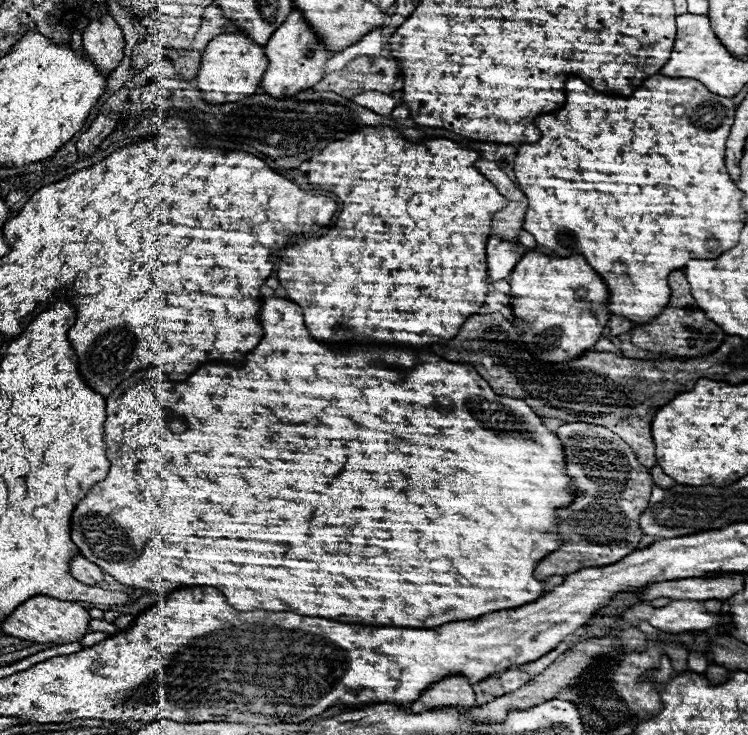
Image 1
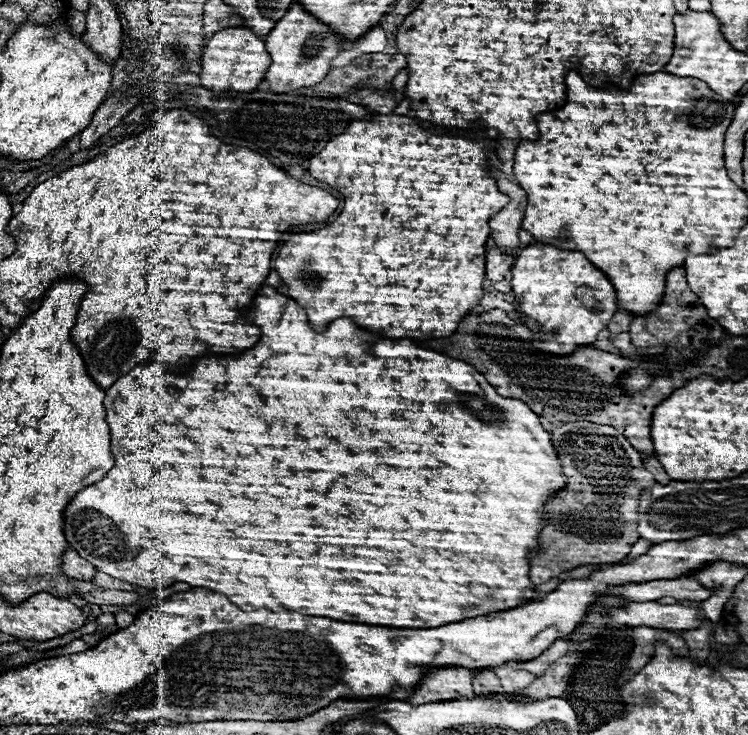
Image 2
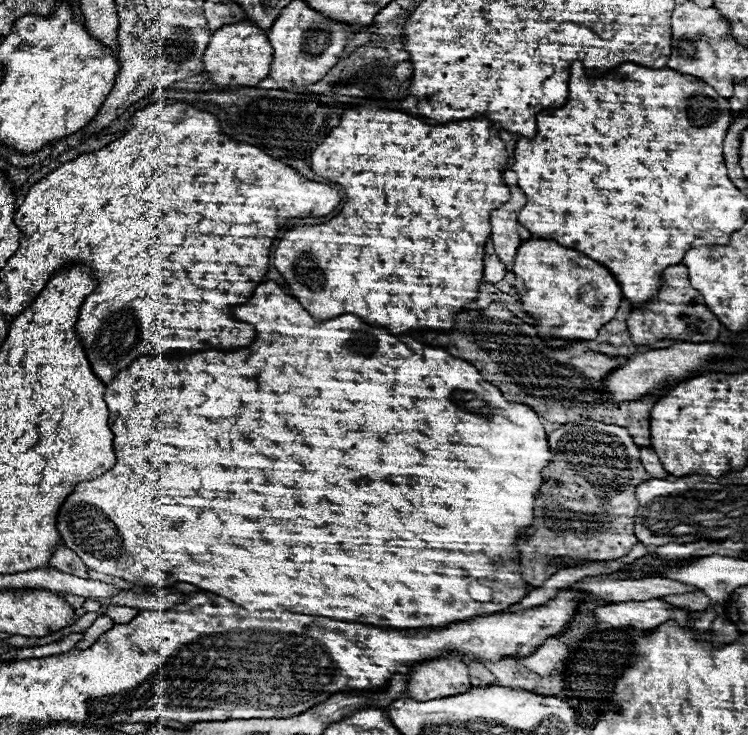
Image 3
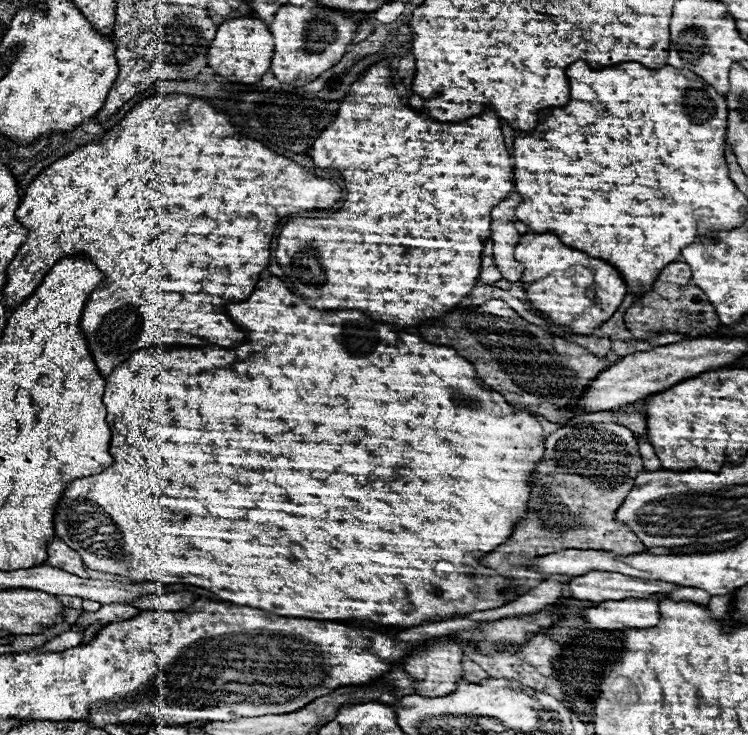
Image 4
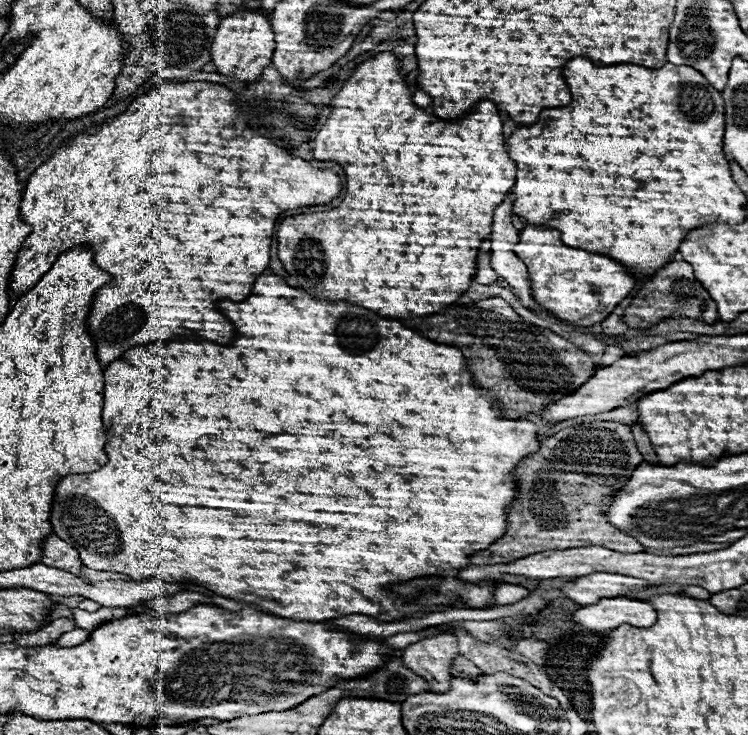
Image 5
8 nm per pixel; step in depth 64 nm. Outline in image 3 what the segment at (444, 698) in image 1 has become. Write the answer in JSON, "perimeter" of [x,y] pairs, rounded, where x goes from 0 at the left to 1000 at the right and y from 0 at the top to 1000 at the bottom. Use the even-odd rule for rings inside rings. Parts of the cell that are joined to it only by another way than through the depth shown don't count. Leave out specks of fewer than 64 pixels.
{"perimeter":[[[602,893],[553,903],[543,947],[570,955],[580,950],[610,947],[623,941],[628,933],[626,906],[615,895]]]}

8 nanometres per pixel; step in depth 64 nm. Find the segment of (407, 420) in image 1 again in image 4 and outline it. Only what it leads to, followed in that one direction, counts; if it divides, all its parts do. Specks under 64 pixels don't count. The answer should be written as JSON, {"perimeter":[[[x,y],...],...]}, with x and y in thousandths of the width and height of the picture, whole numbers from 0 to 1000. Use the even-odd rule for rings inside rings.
{"perimeter":[[[366,376],[350,378],[341,393],[329,411],[302,414],[307,433],[332,449],[329,468],[310,476],[291,471],[211,476],[203,471],[179,479],[171,493],[150,503],[142,517],[139,550],[144,558],[142,574],[150,585],[147,618],[152,631],[136,645],[91,659],[72,699],[75,729],[110,756],[115,773],[128,778],[168,784],[176,792],[257,795],[310,822],[374,838],[457,846],[497,844],[505,852],[551,854],[575,844],[591,846],[618,835],[658,830],[687,816],[672,811],[674,805],[689,803],[684,790],[644,770],[642,762],[684,729],[690,707],[706,694],[711,642],[727,623],[727,588],[714,563],[684,555],[666,533],[650,528],[634,498],[604,473],[580,471],[545,452],[527,449],[521,441],[492,435],[495,430],[481,422],[428,424],[412,419],[404,403],[390,400]],[[588,765],[596,765],[596,776],[588,776]],[[643,785],[646,789],[638,789],[638,797],[651,796],[662,805],[659,816],[671,819],[644,819],[631,811],[634,789]]]}

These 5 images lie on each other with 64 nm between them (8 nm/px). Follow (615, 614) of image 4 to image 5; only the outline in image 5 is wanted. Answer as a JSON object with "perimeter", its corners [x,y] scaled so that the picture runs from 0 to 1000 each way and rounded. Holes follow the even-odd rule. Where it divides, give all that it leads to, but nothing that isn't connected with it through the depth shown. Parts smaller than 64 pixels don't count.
{"perimeter":[[[805,814],[799,822],[770,830],[767,844],[797,860],[821,857],[829,849],[866,854],[877,849],[877,830],[850,814]]]}

